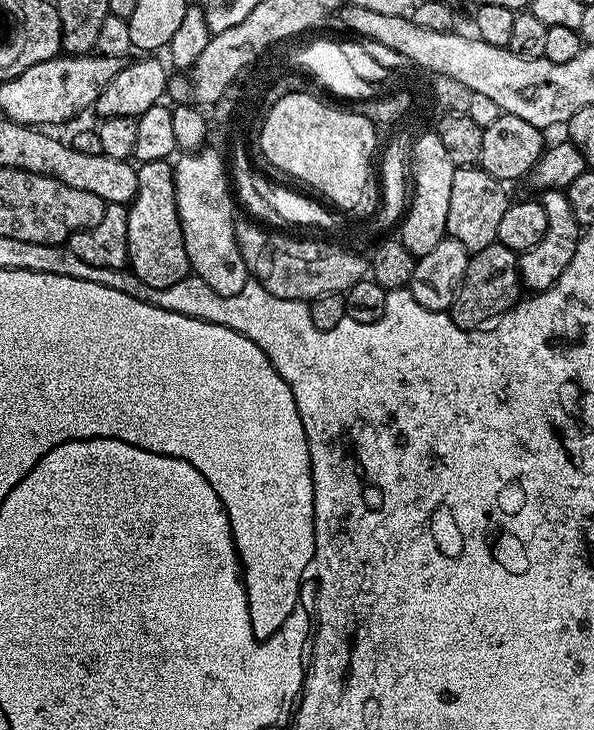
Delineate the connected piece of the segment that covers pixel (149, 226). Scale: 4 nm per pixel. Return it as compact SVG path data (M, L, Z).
M146 160L137 167L138 188L131 204L127 205L126 246L132 275L146 282L148 288L165 288L182 282L190 274L186 258L186 242L178 218L174 194L173 165L168 160Z

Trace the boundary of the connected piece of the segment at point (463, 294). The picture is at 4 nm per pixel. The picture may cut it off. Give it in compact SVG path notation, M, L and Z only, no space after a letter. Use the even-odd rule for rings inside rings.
M497 242L486 246L486 250L471 253L468 269L462 278L462 286L458 290L456 300L452 303L450 315L459 328L475 330L485 322L509 312L521 296L522 285L517 253Z

